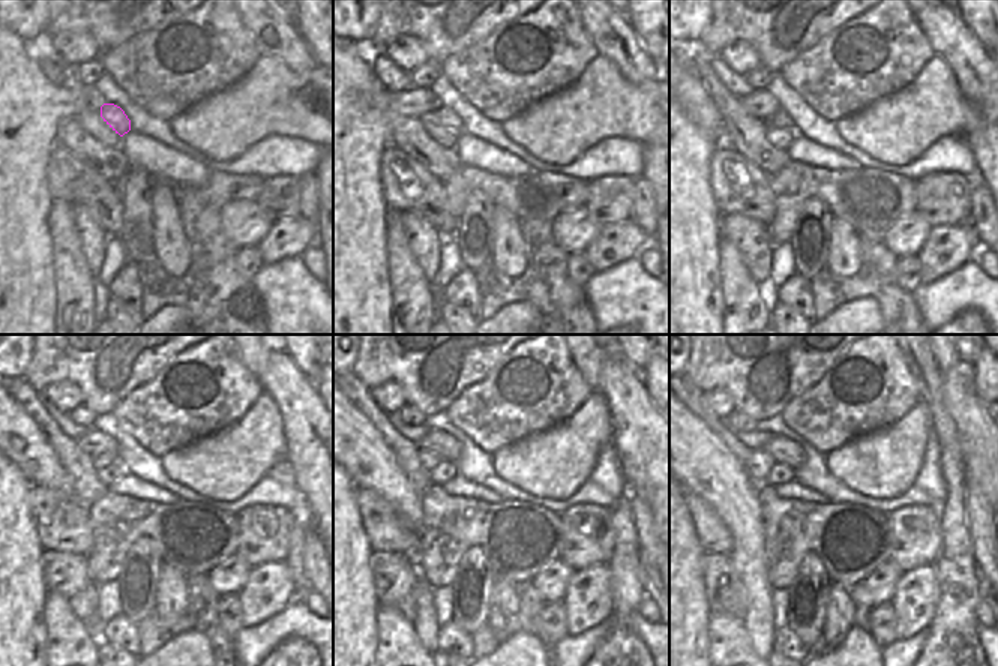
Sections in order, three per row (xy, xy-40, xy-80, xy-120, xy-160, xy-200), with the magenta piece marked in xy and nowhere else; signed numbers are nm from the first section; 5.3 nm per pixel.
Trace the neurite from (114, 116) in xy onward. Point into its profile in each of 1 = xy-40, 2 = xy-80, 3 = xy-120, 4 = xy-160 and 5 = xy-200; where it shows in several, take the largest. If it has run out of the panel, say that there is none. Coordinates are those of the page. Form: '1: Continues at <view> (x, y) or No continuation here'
1: Continues at xy-40 (441, 116)
2: Continues at xy-80 (781, 119)
3: Continues at xy-120 (101, 461)
4: Continues at xy-160 (428, 459)
5: Continues at xy-200 (758, 464).

